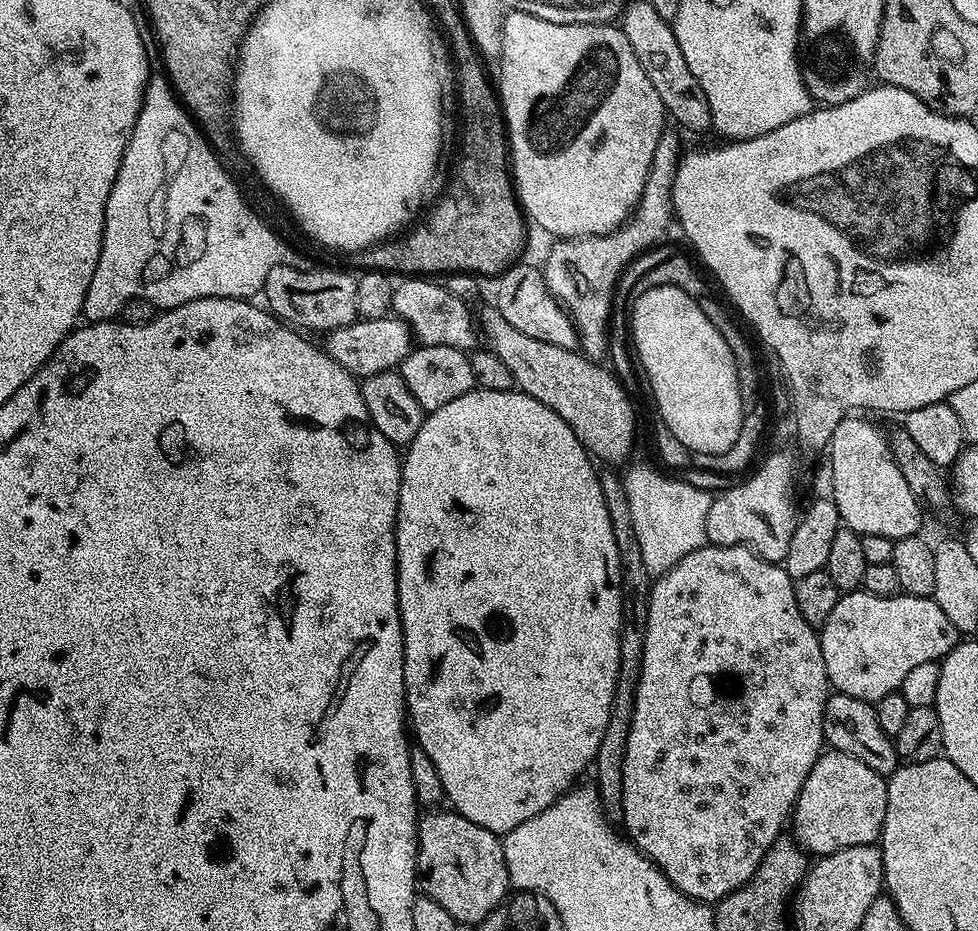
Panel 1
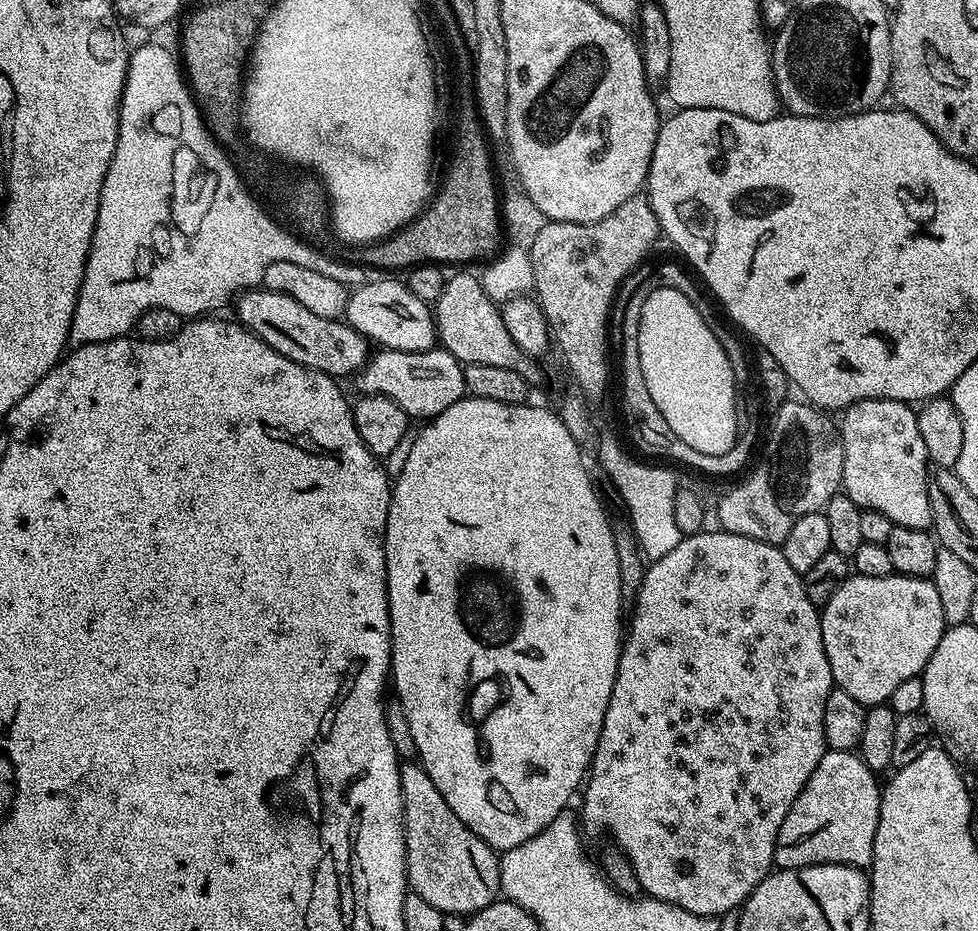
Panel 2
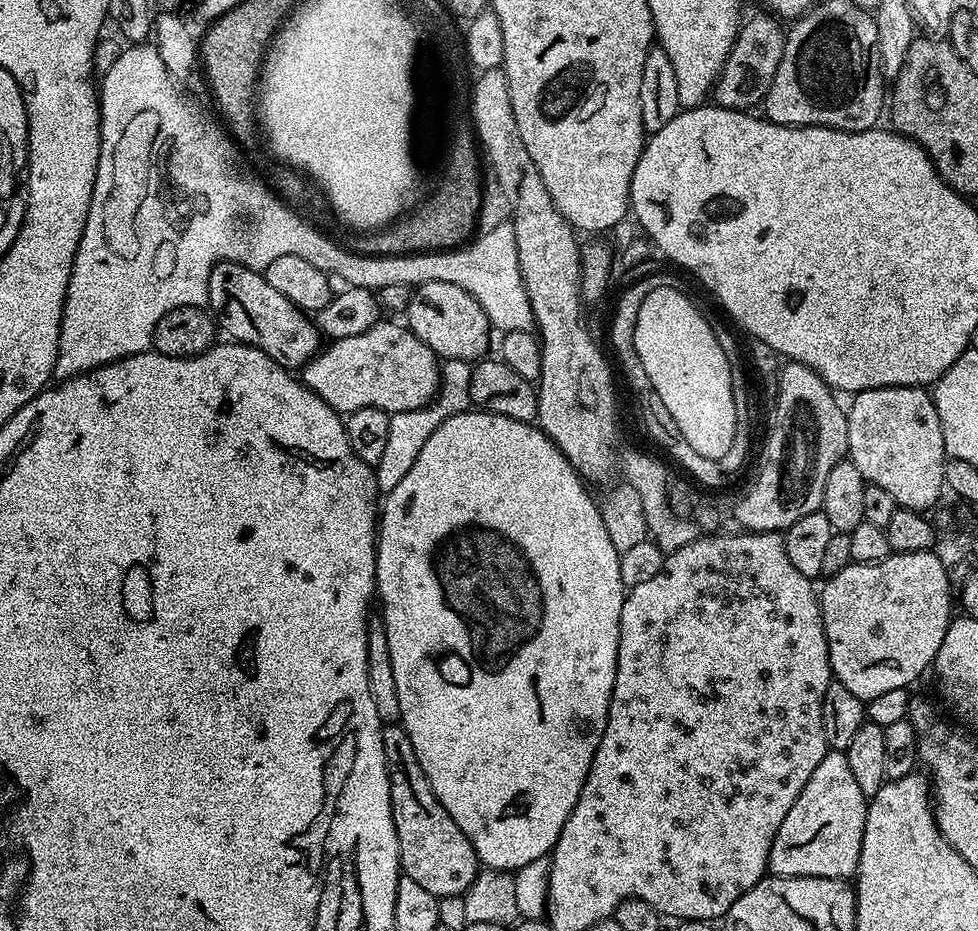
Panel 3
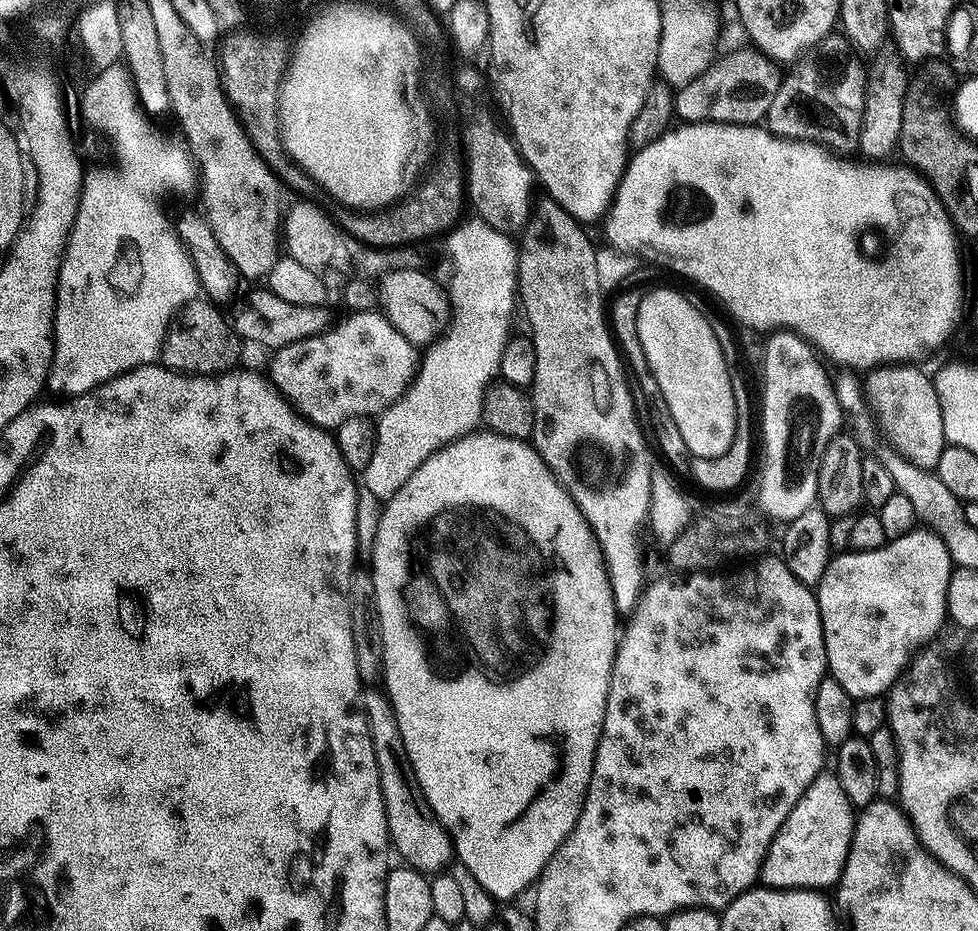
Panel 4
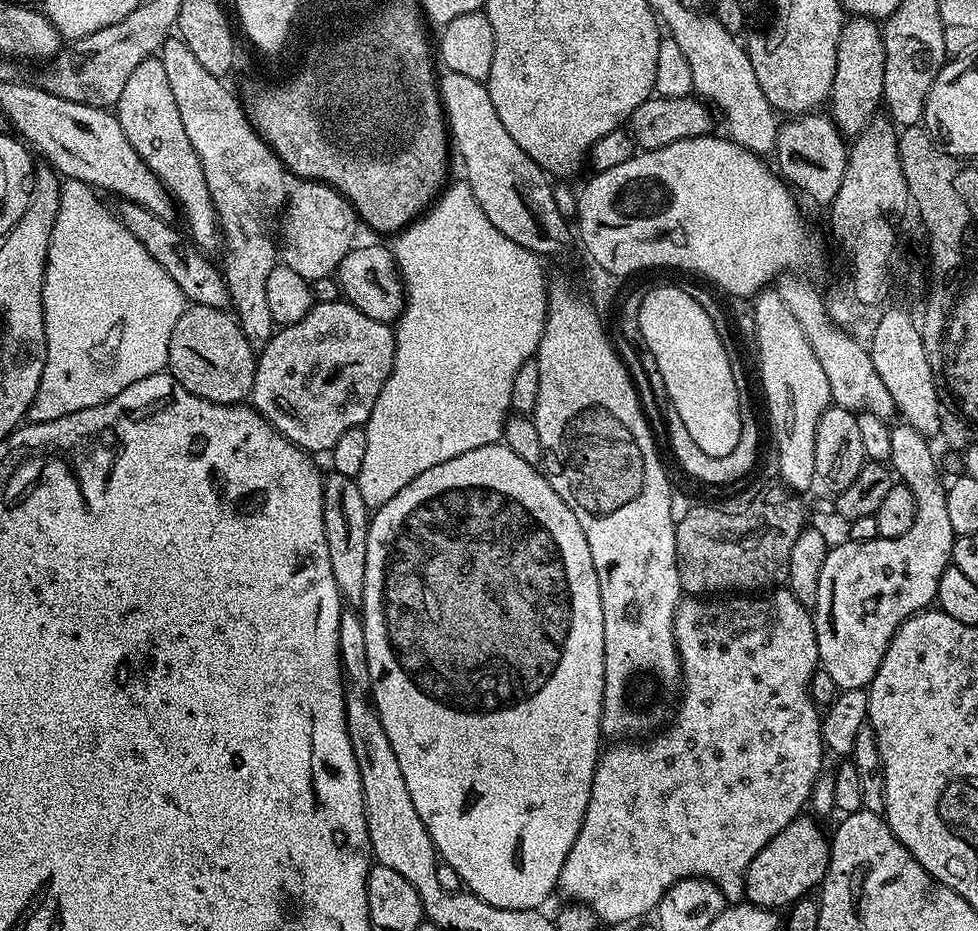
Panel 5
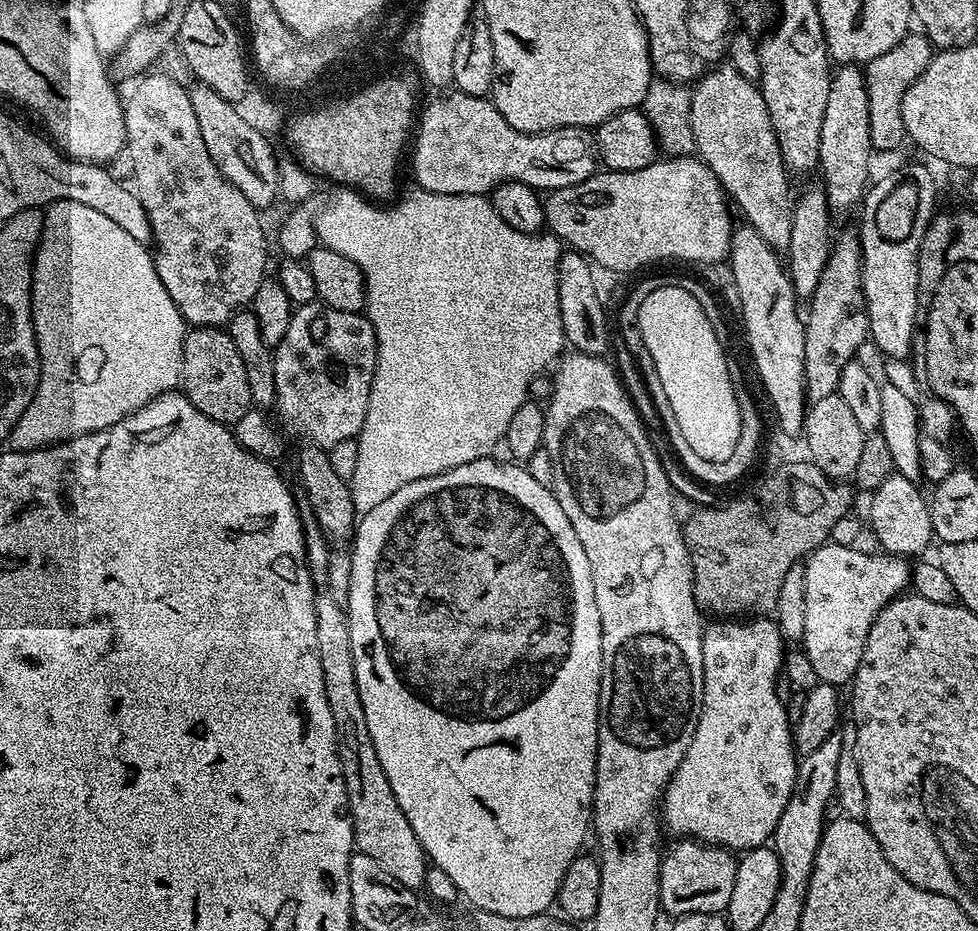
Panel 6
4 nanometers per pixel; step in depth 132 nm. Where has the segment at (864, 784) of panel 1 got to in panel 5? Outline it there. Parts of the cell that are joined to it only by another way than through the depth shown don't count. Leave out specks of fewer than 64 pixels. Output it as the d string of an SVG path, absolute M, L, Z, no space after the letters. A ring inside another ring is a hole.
M801 814L790 821L777 836L770 838L766 846L762 846L744 875L747 903L756 904L760 908L784 910L797 900L805 899L811 893L808 892L811 888L812 891L819 889L828 869L830 840L815 822L811 815Z

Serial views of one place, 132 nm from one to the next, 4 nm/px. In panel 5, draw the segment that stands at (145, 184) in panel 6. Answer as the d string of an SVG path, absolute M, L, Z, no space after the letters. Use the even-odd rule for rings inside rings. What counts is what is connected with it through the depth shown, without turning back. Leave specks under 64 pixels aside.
M151 58L135 67L114 111L122 130L126 130L126 138L130 138L130 146L138 150L142 162L146 162L146 166L150 166L154 175L163 182L178 205L179 215L184 215L188 223L186 232L192 243L208 254L212 254L216 247L219 249L222 233L210 190L206 186L206 174L202 174L202 162L198 162L198 154L194 146L190 146L190 138L186 138L182 114L178 114L178 102L174 102L170 81L166 78L166 70L159 58Z

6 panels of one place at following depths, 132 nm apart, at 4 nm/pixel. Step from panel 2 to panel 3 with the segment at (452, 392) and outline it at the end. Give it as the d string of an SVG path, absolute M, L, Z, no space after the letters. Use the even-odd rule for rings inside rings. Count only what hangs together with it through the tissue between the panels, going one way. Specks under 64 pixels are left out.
M378 322L354 338L342 338L331 341L327 346L303 365L302 382L315 396L322 398L332 409L347 414L363 408L377 408L389 414L418 410L432 403L440 391L441 361L413 332L408 331L403 323L384 324Z

